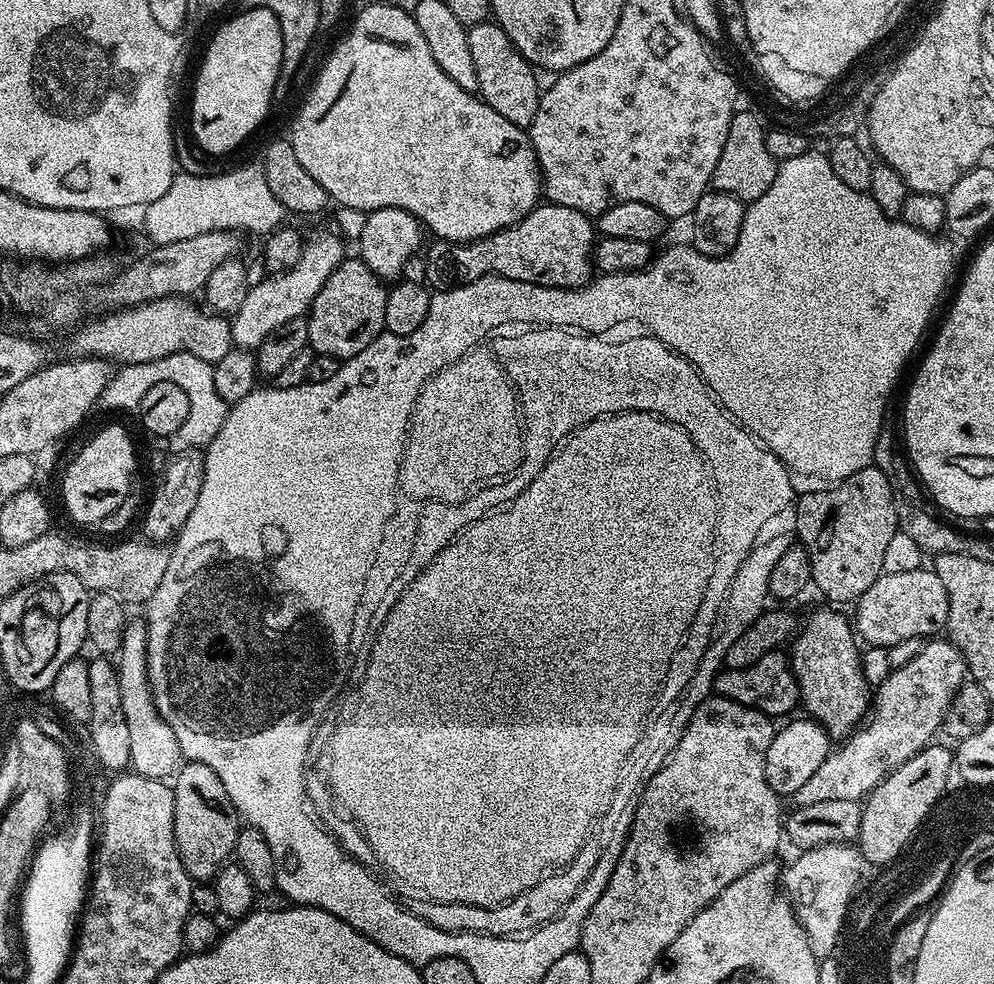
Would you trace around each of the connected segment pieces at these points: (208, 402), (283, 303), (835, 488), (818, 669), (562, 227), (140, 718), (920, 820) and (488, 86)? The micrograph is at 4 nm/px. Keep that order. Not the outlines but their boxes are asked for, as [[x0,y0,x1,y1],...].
[[98,352,230,450],[231,232,346,349],[795,466,898,605],[790,606,870,742],[424,202,594,290],[116,619,182,779],[858,742,953,866],[467,20,541,129]]

